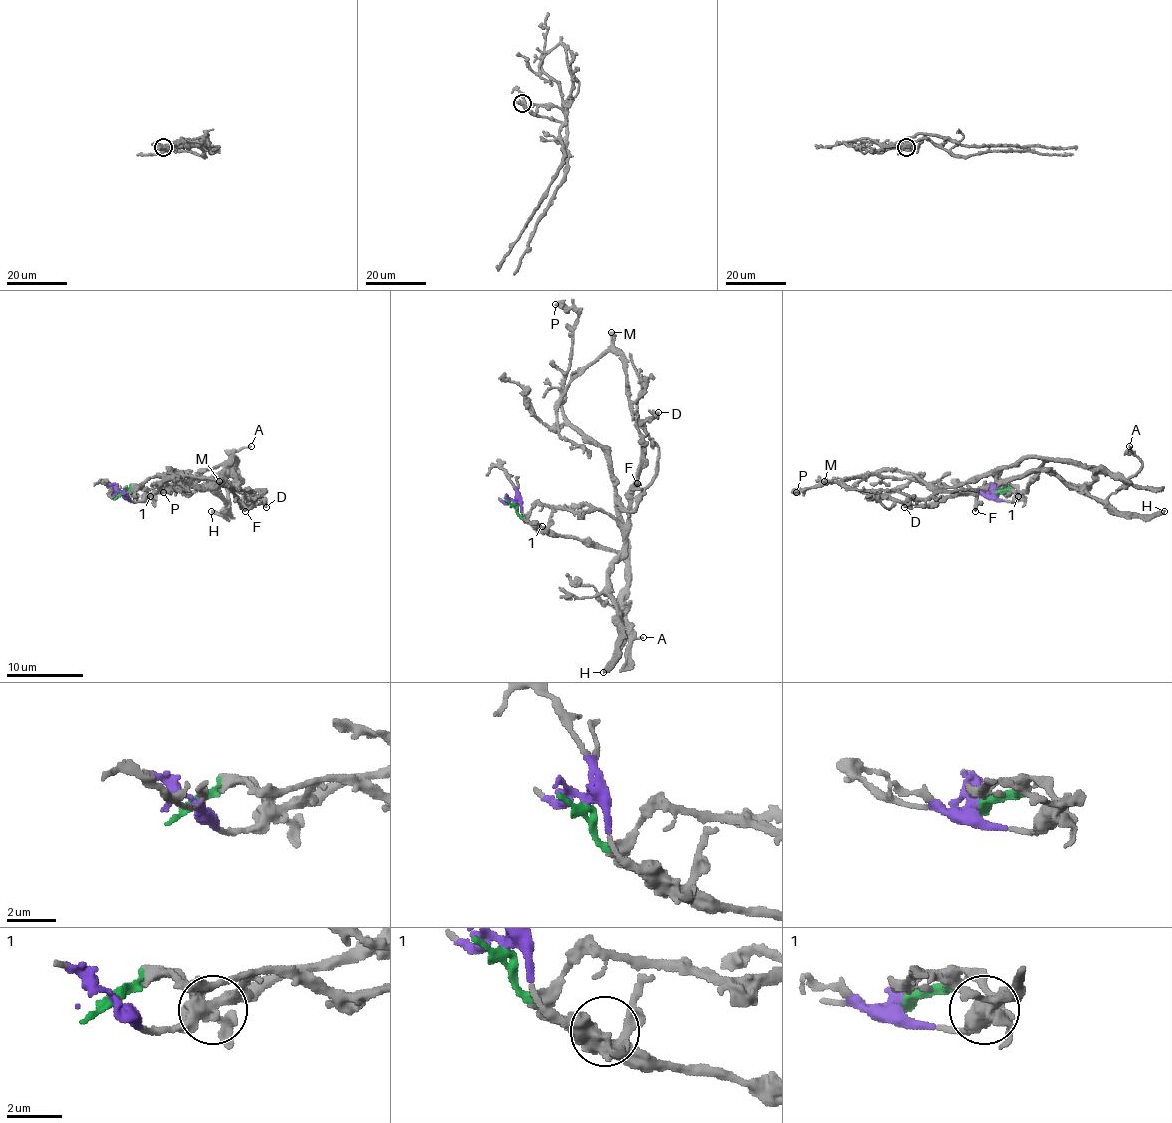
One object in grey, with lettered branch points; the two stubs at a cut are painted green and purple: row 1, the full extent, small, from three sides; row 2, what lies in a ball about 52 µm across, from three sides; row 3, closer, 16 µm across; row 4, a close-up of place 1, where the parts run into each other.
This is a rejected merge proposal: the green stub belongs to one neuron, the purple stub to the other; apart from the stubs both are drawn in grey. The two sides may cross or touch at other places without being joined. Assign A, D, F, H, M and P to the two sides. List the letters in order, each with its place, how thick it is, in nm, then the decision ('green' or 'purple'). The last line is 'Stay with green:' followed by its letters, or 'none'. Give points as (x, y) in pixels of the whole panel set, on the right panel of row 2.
A: place (1129, 446); calibre 160 nm; green
D: place (904, 507); calibre 240 nm; purple
F: place (975, 511); calibre 360 nm; green
H: place (1164, 511); calibre 380 nm; green
M: place (824, 481); calibre 340 nm; green
P: place (796, 492); calibre 260 nm; purple
Stay with green: A, F, H, M

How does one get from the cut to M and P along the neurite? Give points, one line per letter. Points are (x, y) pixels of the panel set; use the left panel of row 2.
M: (122, 493), (128, 487), (163, 485), (205, 489), (234, 477), (249, 497), (247, 504), (218, 481)
P: (122, 493), (145, 500), (234, 458), (215, 487), (193, 489), (170, 470), (186, 489), (163, 493)

